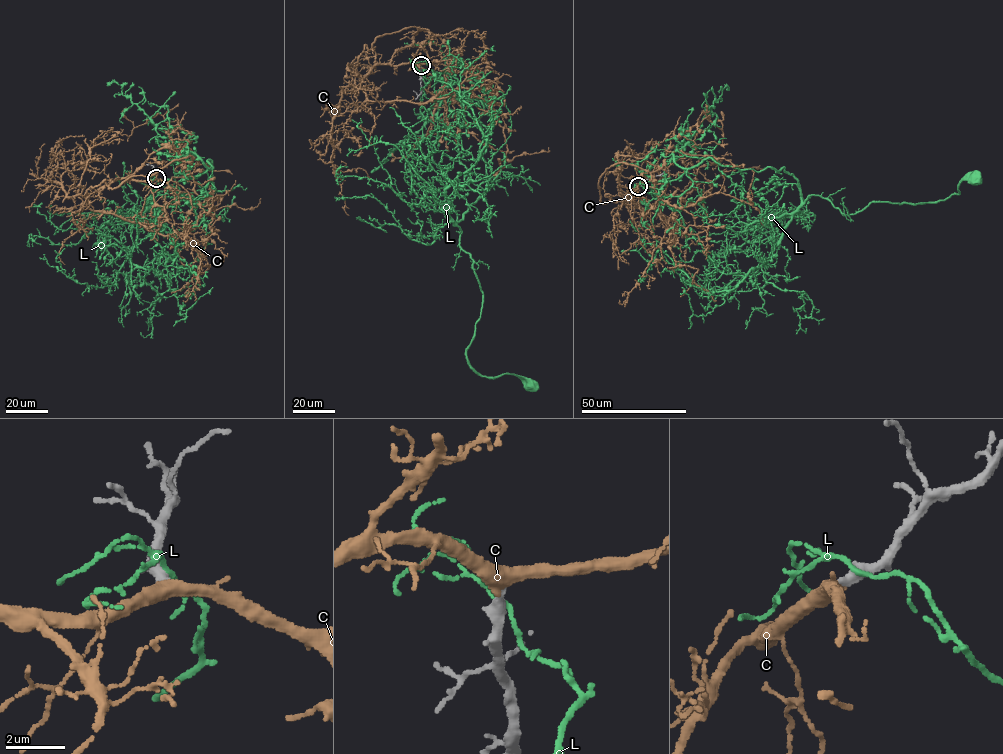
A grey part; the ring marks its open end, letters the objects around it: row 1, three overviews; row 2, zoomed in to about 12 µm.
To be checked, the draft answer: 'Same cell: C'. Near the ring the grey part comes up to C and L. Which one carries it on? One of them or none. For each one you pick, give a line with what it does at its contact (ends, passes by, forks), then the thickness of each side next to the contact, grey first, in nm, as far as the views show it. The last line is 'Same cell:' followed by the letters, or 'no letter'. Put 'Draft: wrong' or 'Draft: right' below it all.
C: it passes by; calibres 400 and 420 nm
Same cell: C
Draft: right

